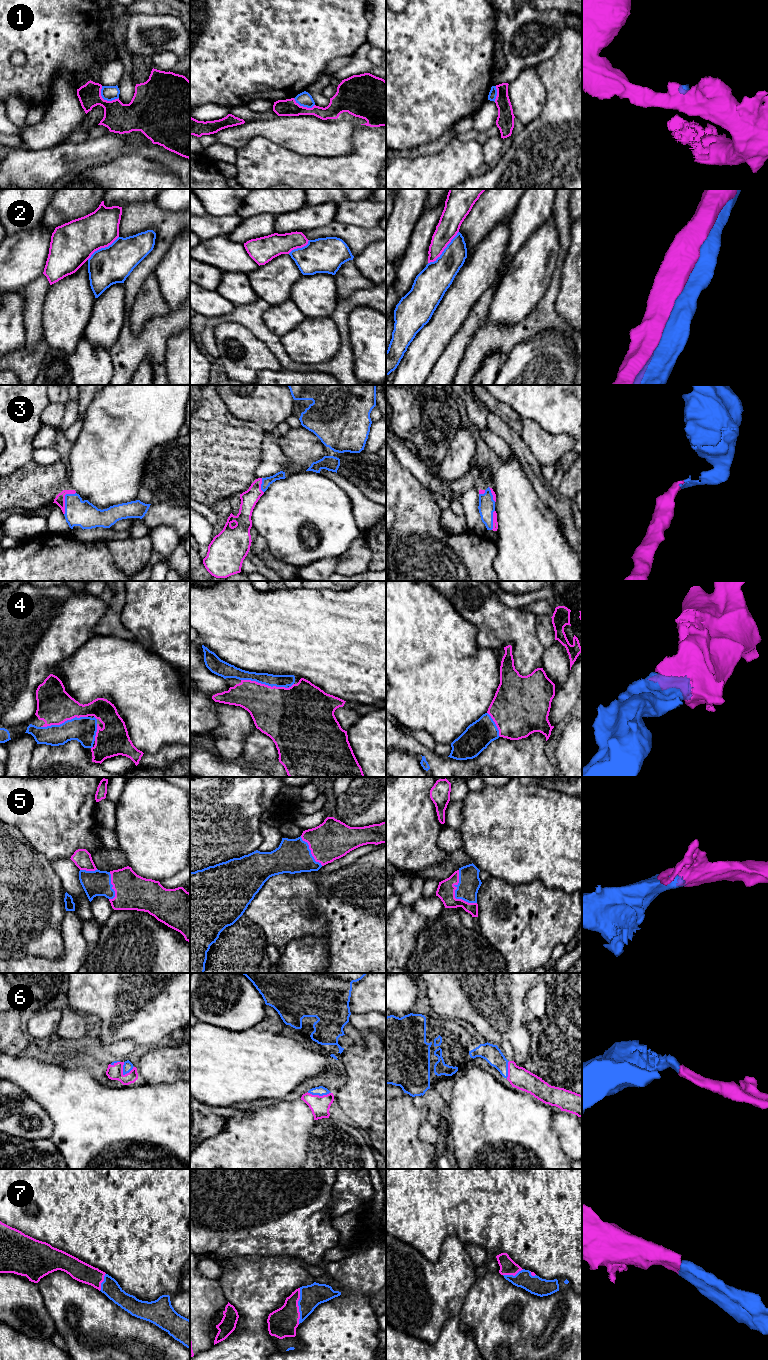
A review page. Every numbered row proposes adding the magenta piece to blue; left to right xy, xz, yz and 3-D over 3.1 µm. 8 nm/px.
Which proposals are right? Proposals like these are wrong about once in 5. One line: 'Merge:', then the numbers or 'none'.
Merge: 3, 4, 5, 6, 7

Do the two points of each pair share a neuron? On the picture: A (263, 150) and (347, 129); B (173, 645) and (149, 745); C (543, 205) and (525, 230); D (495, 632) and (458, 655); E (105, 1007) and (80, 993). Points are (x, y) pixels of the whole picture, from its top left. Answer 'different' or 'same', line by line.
A: different
B: different
C: same
D: different
E: same

